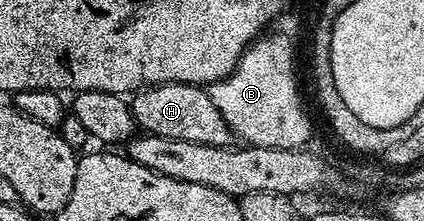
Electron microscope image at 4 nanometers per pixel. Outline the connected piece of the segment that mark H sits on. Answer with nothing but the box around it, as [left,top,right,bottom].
[131,83,234,149]

